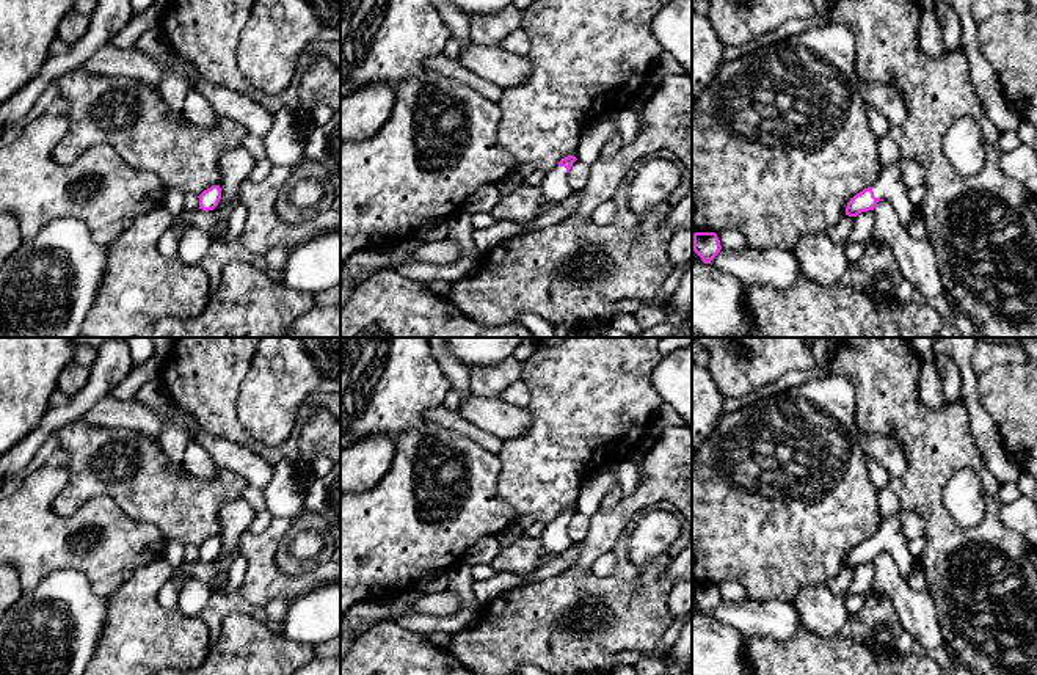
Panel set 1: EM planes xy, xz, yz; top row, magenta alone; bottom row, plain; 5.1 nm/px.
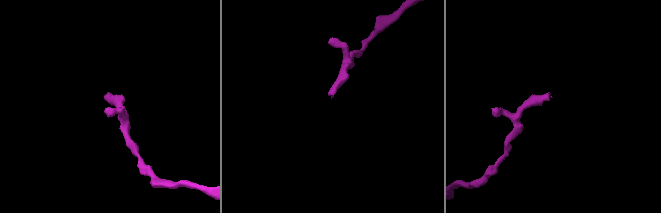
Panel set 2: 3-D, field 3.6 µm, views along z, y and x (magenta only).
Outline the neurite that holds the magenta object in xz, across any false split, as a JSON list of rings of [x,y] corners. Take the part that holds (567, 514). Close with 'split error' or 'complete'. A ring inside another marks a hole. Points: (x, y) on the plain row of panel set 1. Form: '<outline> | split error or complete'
[[[568,507],[559,513],[557,518],[549,521],[540,537],[549,556],[557,556],[568,551],[574,543],[568,537],[568,524],[577,510]]] | split error

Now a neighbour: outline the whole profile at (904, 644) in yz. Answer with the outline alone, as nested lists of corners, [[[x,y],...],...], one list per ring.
[[[902,629],[901,636],[894,640],[894,650],[897,656],[910,655],[913,651],[913,647],[915,647],[913,637]]]

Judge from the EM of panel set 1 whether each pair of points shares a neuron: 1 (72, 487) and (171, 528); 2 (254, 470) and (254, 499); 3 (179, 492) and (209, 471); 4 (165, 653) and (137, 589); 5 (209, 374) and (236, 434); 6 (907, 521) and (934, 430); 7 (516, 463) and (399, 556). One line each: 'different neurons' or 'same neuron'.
1: same neuron
2: different neurons
3: different neurons
4: same neuron
5: same neuron
6: different neurons
7: different neurons

